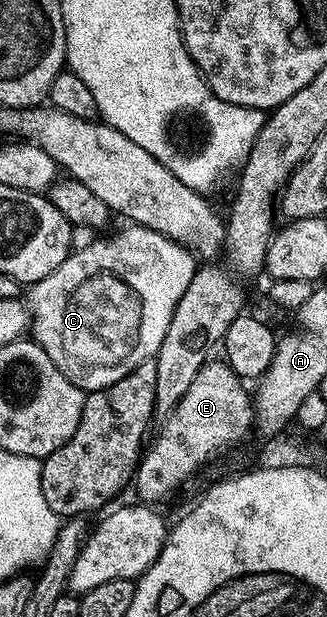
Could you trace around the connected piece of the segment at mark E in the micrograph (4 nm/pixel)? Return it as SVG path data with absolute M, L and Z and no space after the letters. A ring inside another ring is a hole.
M208 360L197 371L197 379L181 395L181 403L162 422L159 438L150 442L140 458L133 478L133 489L135 485L140 502L159 503L155 501L173 496L210 457L233 448L246 439L247 432L252 432L255 419L252 394L226 360L218 360Z

